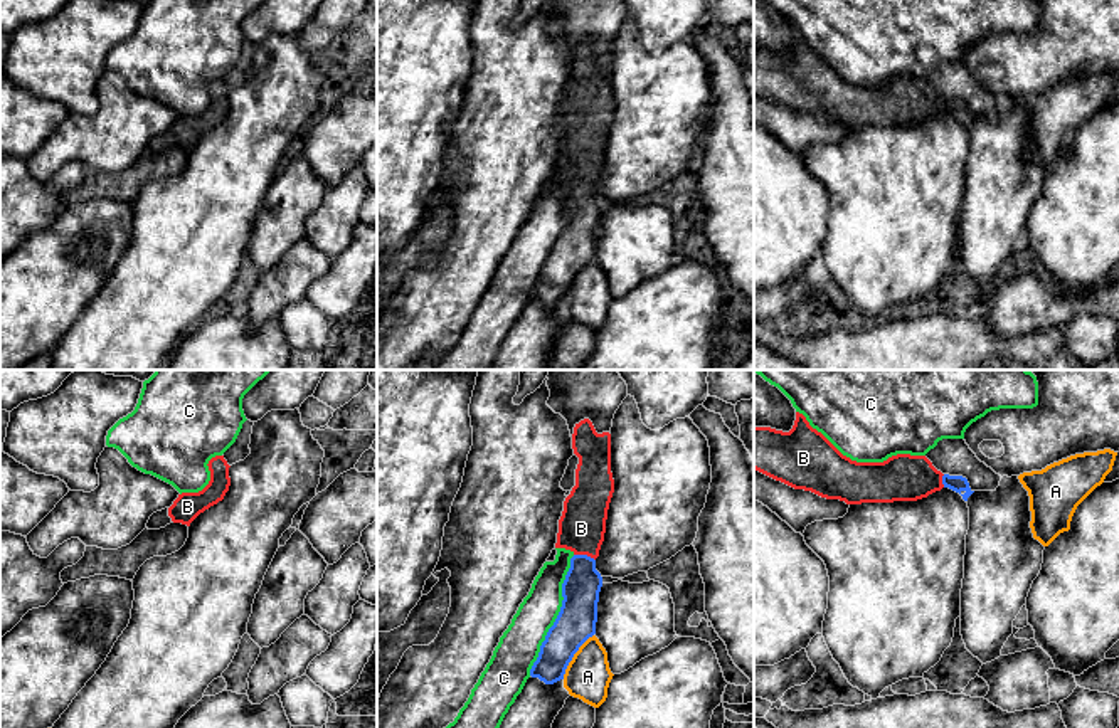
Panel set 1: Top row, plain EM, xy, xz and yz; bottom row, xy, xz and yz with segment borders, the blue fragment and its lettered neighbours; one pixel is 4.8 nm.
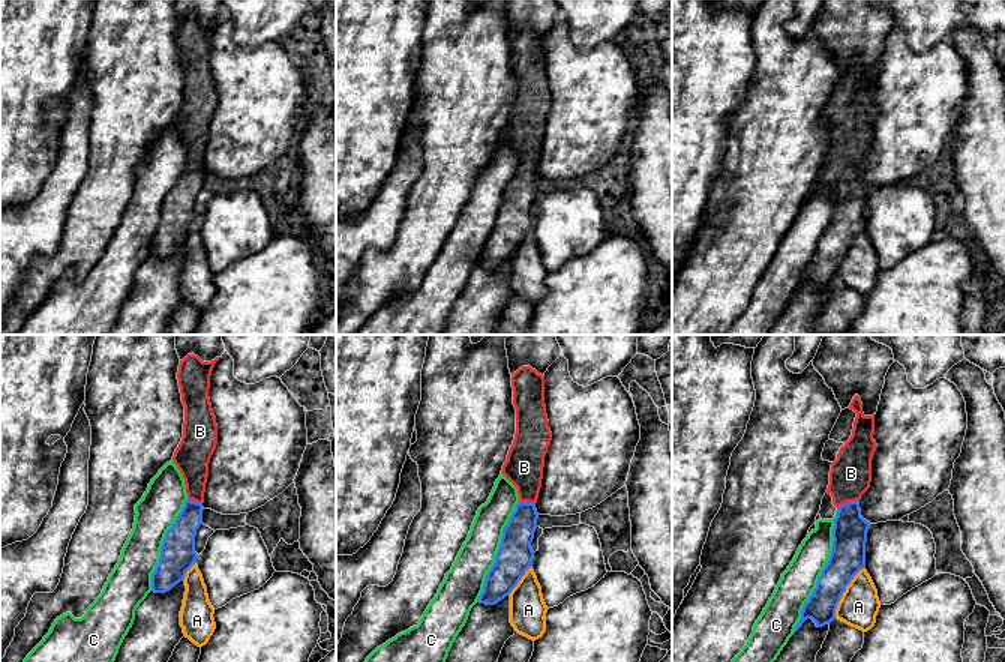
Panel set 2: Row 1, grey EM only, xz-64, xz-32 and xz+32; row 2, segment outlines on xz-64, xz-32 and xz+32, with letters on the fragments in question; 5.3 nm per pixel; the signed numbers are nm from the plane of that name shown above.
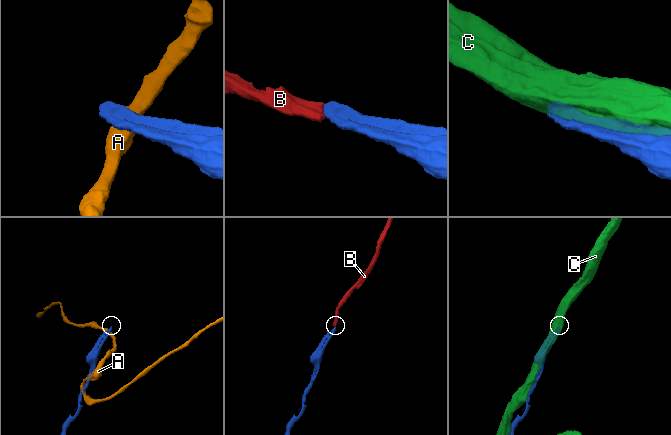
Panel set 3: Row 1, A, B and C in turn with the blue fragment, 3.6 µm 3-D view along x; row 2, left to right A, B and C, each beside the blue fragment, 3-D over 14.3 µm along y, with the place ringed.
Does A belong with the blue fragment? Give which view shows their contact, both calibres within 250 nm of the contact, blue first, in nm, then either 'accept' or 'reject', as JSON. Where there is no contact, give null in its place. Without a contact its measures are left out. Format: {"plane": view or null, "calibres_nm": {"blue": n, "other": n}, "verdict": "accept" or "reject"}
{"plane": "xz", "calibres_nm": {"blue": 190, "other": 220}, "verdict": "reject"}

